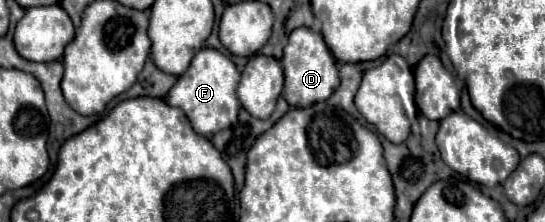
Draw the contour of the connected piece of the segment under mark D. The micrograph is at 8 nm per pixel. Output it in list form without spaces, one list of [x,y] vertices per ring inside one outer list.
[[[296,28],[288,36],[288,44],[284,48],[284,98],[294,108],[306,108],[310,104],[326,100],[340,84],[338,68],[332,52],[326,48],[326,42],[320,34],[310,28]]]

